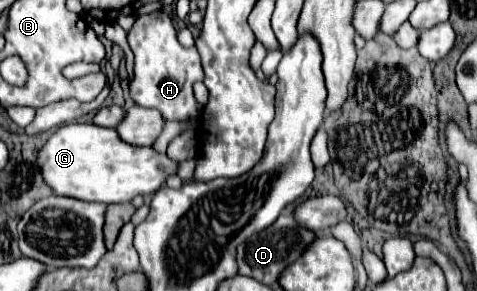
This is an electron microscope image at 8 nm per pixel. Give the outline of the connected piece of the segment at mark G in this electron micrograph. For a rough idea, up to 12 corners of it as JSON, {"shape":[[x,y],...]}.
{"shape":[[92,123],[58,127],[36,163],[54,195],[106,205],[178,167]]}

